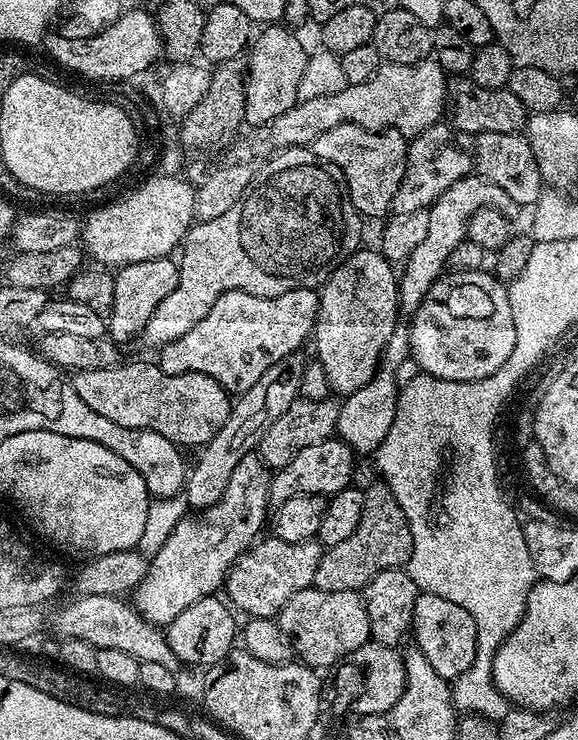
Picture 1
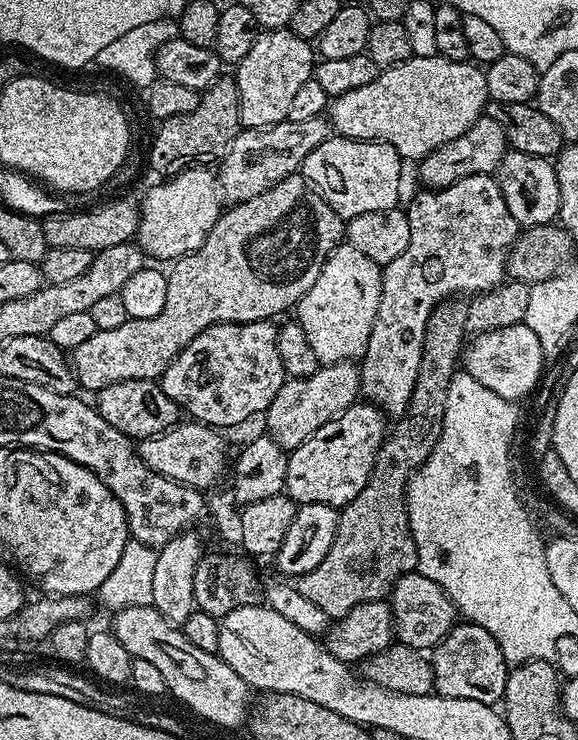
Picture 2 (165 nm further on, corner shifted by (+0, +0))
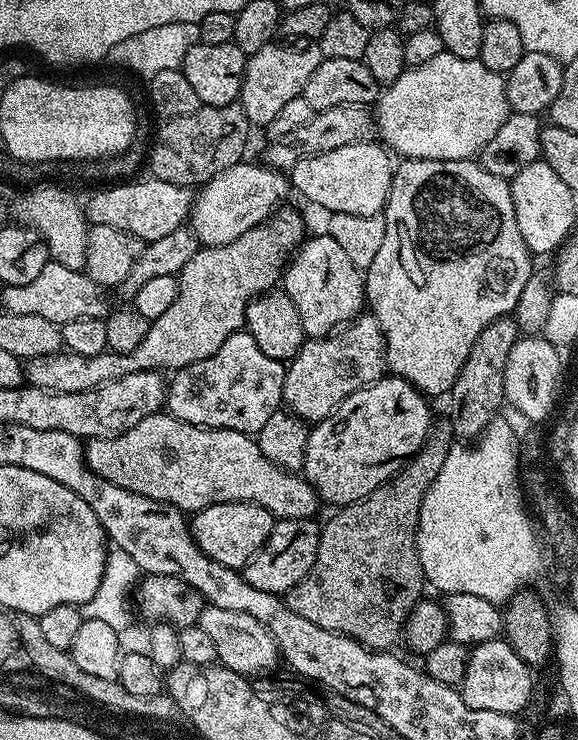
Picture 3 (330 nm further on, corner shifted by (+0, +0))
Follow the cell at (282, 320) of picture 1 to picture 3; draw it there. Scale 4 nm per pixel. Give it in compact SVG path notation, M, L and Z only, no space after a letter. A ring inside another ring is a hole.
M247 330L230 334L210 358L179 369L166 388L166 408L182 422L203 428L229 428L255 434L270 414L281 411L284 398L283 363L268 358Z

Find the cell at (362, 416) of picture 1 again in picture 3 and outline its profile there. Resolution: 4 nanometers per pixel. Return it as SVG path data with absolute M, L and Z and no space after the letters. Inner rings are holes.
M401 159L395 165L392 174L392 185L388 200L384 203L382 213L386 222L386 238L382 238L382 247L370 262L364 276L364 294L371 315L378 318L384 331L386 342L387 371L393 376L401 376L410 382L417 390L429 398L451 393L454 382L470 354L474 350L474 342L478 342L478 334L486 330L490 322L499 316L512 314L522 294L523 287L534 271L533 253L529 252L526 242L522 242L522 234L518 234L518 218L514 218L514 198L511 183L483 168L475 159L470 160L405 160Z

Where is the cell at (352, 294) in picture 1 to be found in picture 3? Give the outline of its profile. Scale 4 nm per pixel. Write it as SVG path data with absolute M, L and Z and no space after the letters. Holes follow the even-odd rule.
M327 234L309 235L296 249L284 269L282 290L290 298L290 302L294 302L294 310L298 310L298 318L302 318L302 330L308 338L332 335L341 326L347 325L361 315L366 304L364 276L361 269L356 268L354 262L350 262L342 246L338 246L338 242L334 242L334 238L330 238Z

